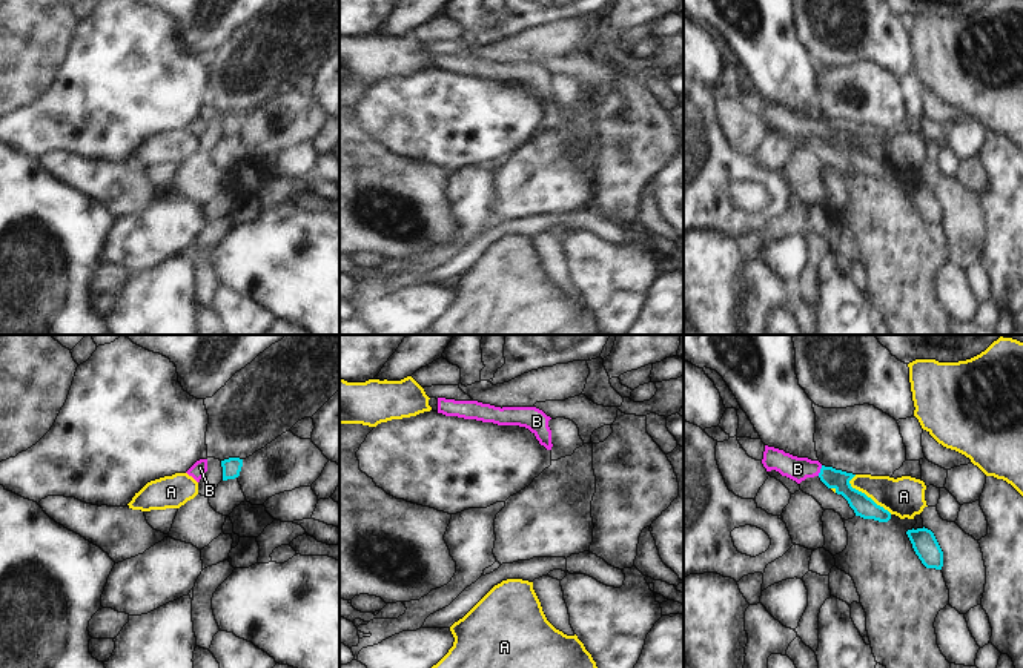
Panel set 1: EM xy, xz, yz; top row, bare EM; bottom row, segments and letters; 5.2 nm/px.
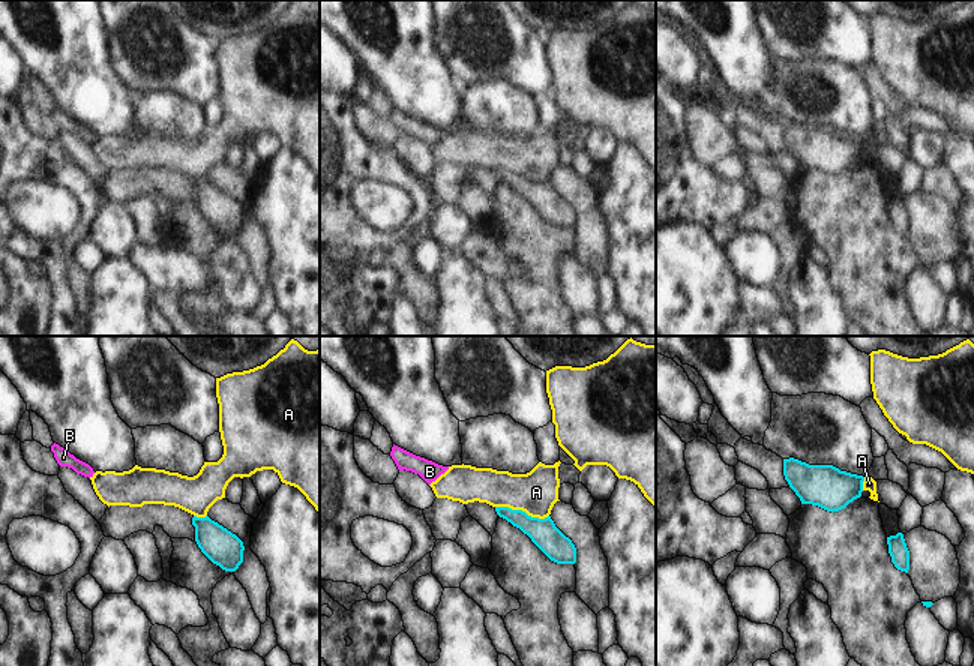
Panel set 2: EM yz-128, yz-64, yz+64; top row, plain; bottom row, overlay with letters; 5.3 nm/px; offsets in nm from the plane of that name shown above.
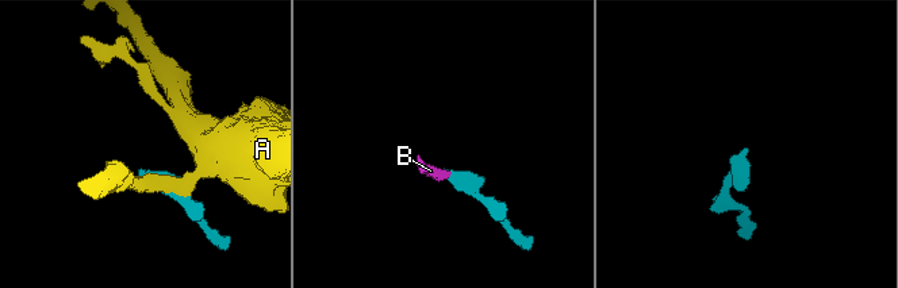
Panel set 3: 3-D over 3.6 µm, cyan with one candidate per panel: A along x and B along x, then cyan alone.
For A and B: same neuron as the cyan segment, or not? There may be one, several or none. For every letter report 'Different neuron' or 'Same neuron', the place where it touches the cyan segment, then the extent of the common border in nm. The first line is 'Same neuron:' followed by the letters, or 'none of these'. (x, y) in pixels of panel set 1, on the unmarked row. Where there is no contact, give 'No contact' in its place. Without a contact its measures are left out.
Same neuron: B
A: Different neuron. Touches cyan at yz (870, 154). Shared border 280 nm
B: Same neuron. Touches cyan at yz (821, 126). Shared border 60 nm

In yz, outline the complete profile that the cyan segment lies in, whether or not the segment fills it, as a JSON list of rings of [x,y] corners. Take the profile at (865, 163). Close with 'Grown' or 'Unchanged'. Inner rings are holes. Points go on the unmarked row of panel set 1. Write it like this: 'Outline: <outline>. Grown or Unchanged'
Outline: [[[765,101],[762,120],[766,127],[776,126],[797,140],[806,134],[819,132],[828,144],[834,144],[837,150],[842,150],[848,157],[856,172],[879,178],[888,178],[891,175],[891,169],[888,166],[877,161],[865,149],[851,143],[849,137],[856,132],[852,129],[825,123],[819,117],[797,114],[768,101]]]. Grown

